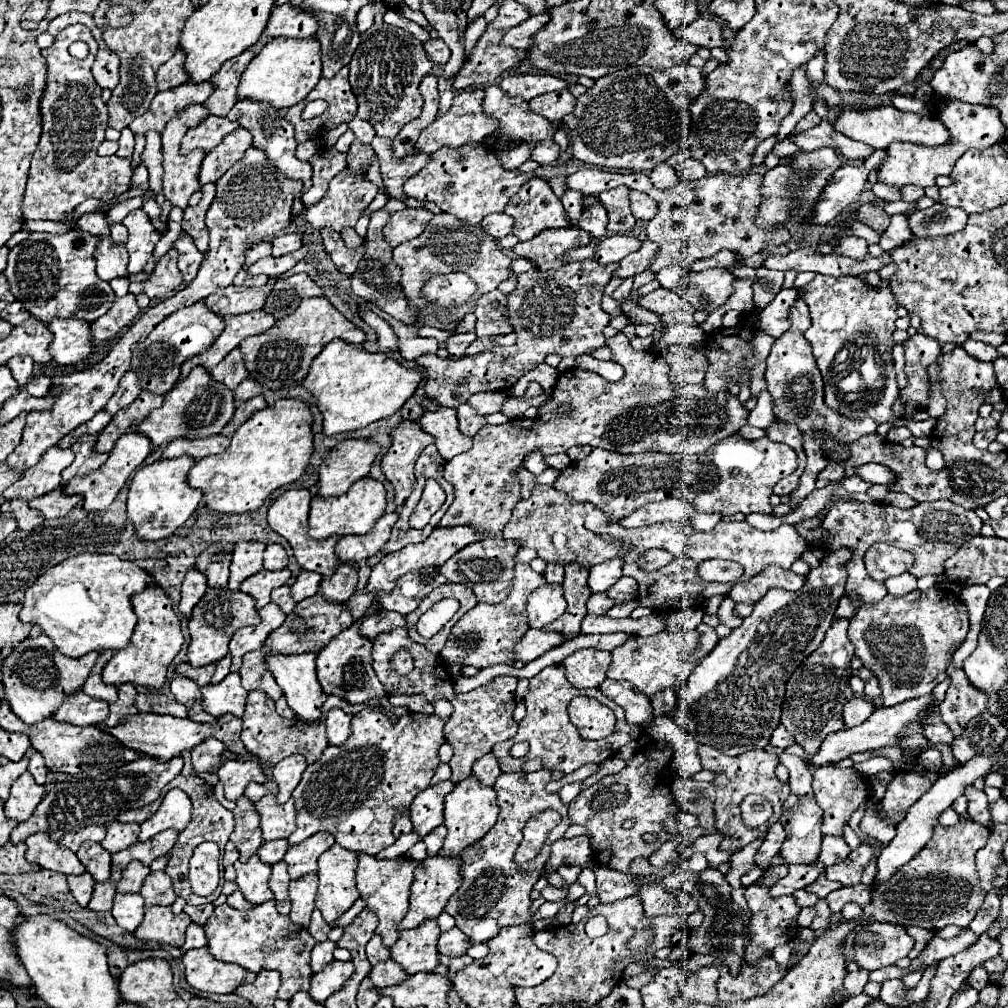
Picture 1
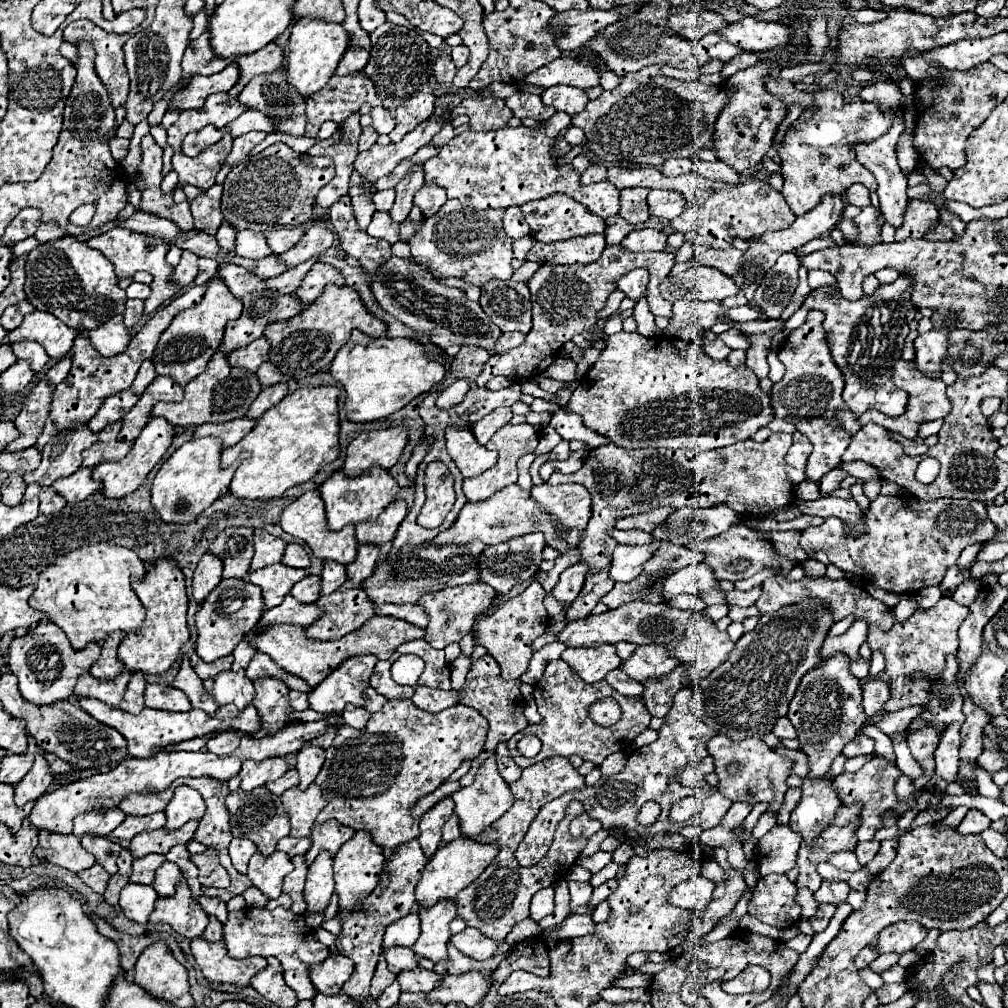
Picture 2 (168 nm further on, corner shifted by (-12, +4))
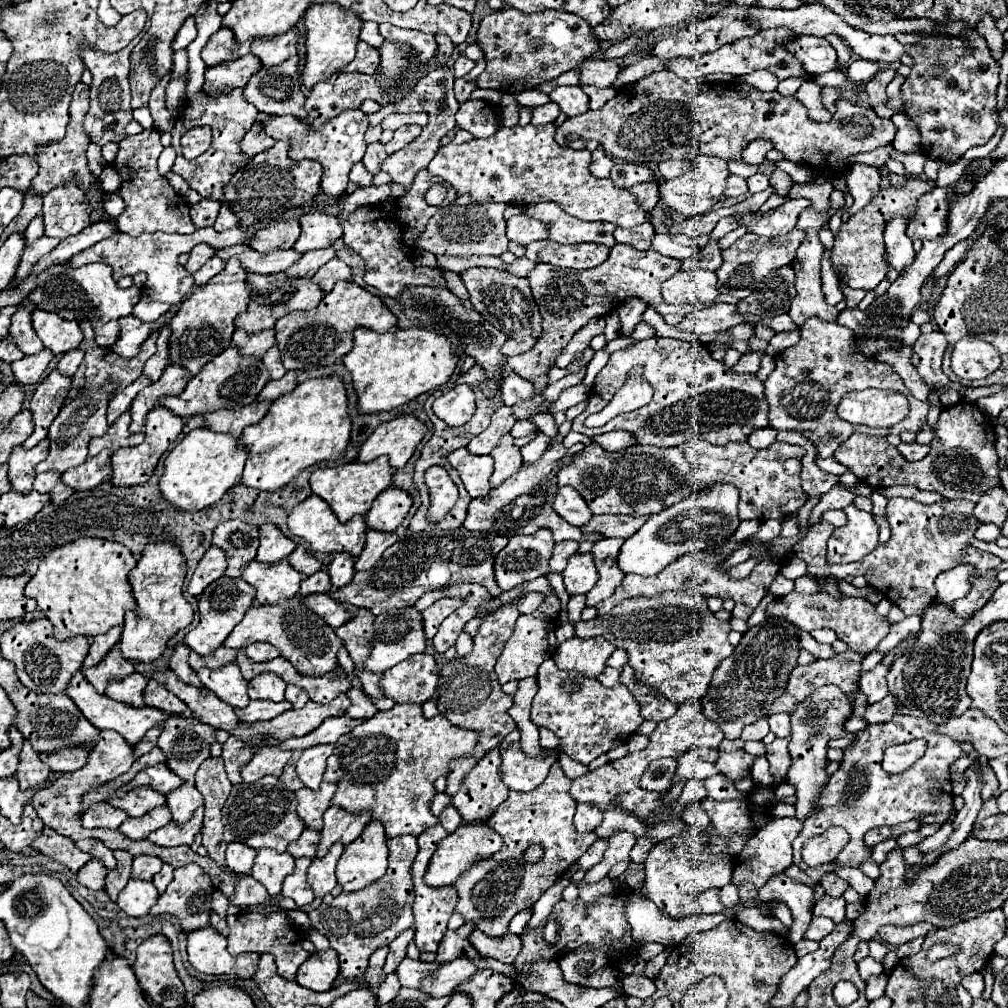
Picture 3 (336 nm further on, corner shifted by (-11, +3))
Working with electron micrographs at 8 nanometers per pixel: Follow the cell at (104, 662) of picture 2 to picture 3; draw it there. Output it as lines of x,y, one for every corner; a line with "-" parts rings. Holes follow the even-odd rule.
112,627
108,629
104,635
96,635
90,643
90,651
84,659
84,667
92,667
96,663
100,663
104,659
104,655
112,649
112,645
116,645
116,641
120,639
120,633
122,633
122,627

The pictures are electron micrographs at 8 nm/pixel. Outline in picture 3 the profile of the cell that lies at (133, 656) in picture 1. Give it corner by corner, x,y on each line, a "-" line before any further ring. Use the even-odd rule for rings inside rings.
152,543
144,547
138,565
128,573
128,583
132,587
132,597
136,599
136,611
126,613
124,631
120,637
122,655
130,661
154,661
166,649
170,637
176,631
192,623
192,605
182,595
182,585
186,577
186,559
178,545
174,543

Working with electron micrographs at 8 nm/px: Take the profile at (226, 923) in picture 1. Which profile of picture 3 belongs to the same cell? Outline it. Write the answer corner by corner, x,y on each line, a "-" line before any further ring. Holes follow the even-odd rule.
238,913
238,915
226,917
226,919
228,919
228,927
230,927
230,935
228,935
228,953
230,955
240,955
240,953
248,953
248,951
254,951
258,955
270,953
276,959
278,973
288,981
294,981
300,963
304,963
310,957
310,953
306,953
300,945
302,933
288,929
286,917
282,913
272,913
270,917
264,917
260,913

